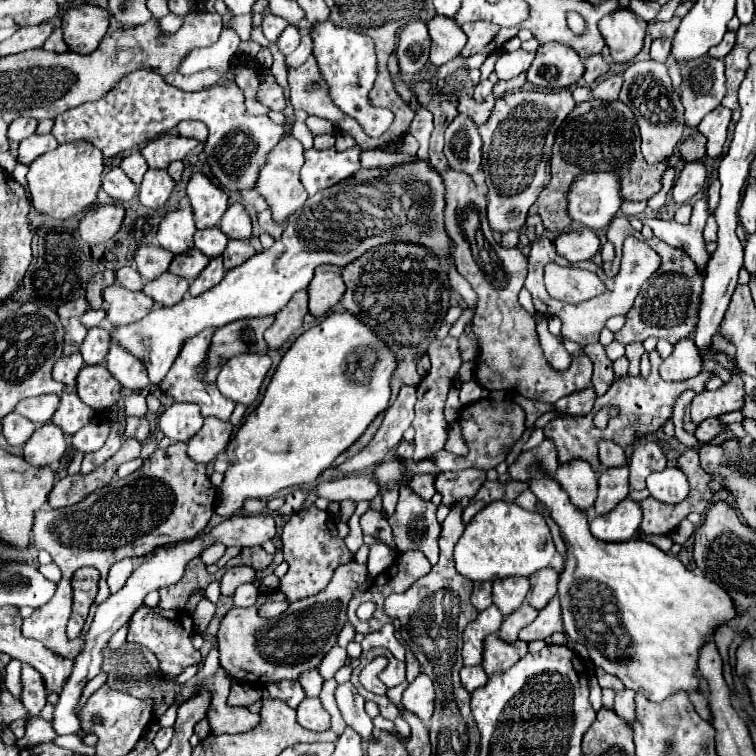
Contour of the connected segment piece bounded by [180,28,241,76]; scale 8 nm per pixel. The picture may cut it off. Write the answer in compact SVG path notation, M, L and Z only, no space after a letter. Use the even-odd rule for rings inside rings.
M223 28L220 38L210 48L195 48L180 62L180 72L190 76L194 72L214 69L224 74L230 66L230 58L236 53L241 40L233 29Z

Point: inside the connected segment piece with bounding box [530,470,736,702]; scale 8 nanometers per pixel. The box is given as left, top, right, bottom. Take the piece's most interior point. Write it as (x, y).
(669, 613)

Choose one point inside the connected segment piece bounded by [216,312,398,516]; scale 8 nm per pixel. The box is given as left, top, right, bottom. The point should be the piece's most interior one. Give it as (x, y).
(335, 379)

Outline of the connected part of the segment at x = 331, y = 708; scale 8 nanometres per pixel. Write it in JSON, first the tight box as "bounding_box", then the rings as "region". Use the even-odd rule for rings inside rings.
{"bounding_box":[319,680,347,735],"region":[[[326,680],[323,684],[319,698],[321,703],[331,716],[331,725],[337,727],[337,735],[341,735],[347,725],[337,707],[336,698],[334,698],[334,690],[336,690],[336,680]]]}

